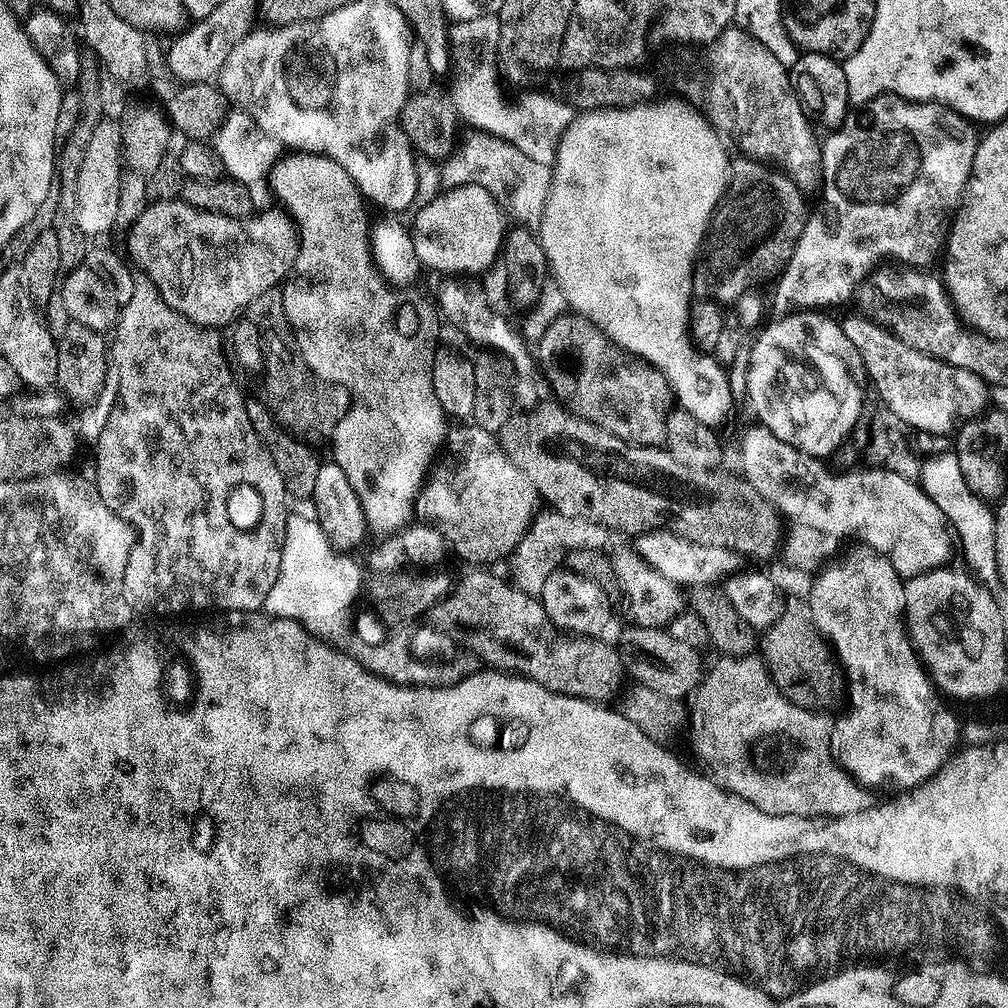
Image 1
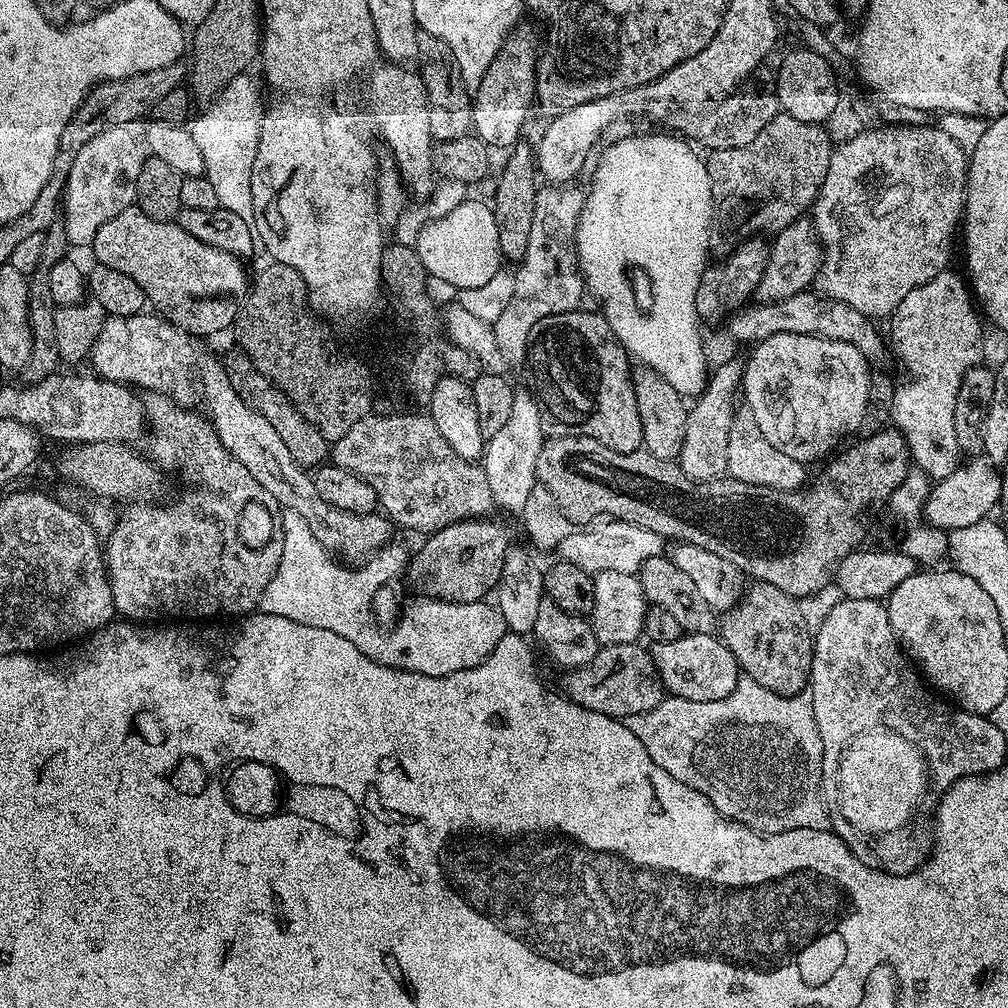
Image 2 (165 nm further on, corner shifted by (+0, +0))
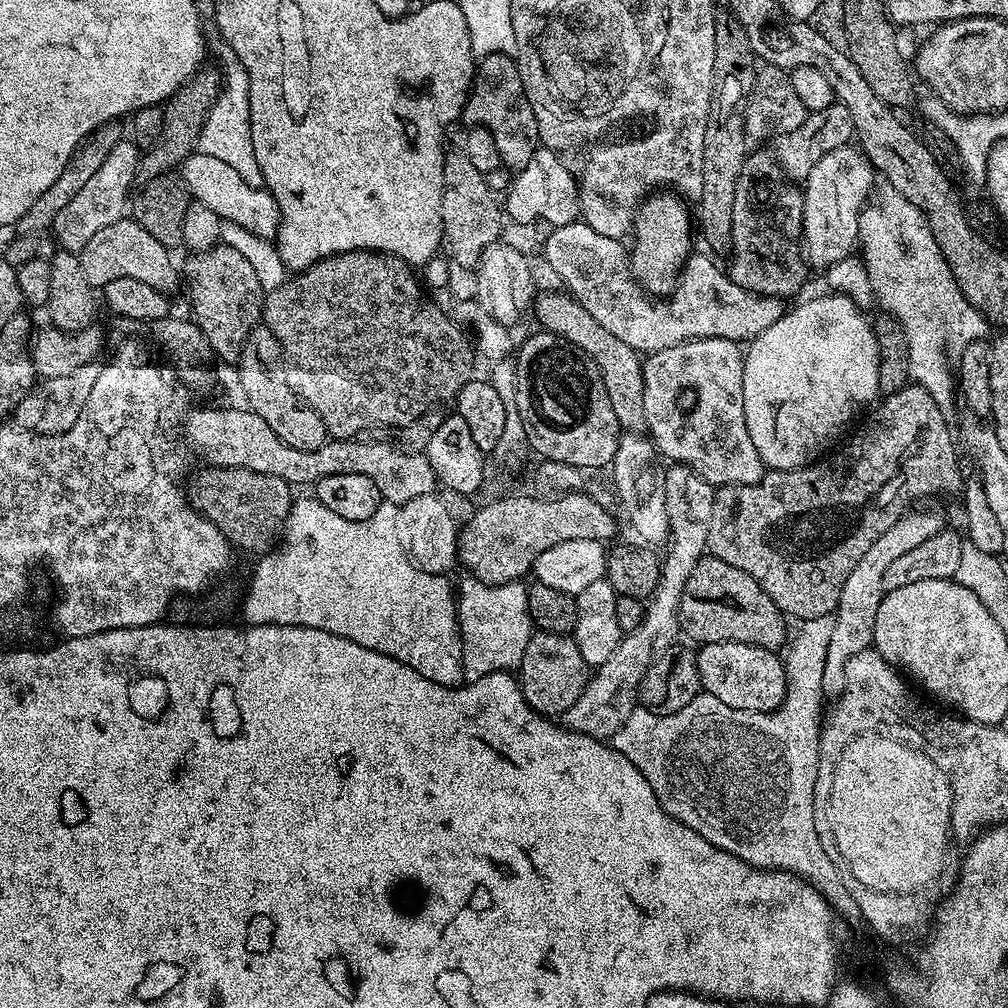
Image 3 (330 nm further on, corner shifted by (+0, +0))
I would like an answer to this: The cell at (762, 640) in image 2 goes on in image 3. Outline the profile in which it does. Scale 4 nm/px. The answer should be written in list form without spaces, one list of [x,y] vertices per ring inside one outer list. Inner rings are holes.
[[[711,554],[701,556],[694,566],[682,590],[679,618],[683,635],[696,640],[697,645],[737,640],[776,650],[784,640],[786,617],[770,594],[746,570],[738,570],[738,566],[730,566]]]

